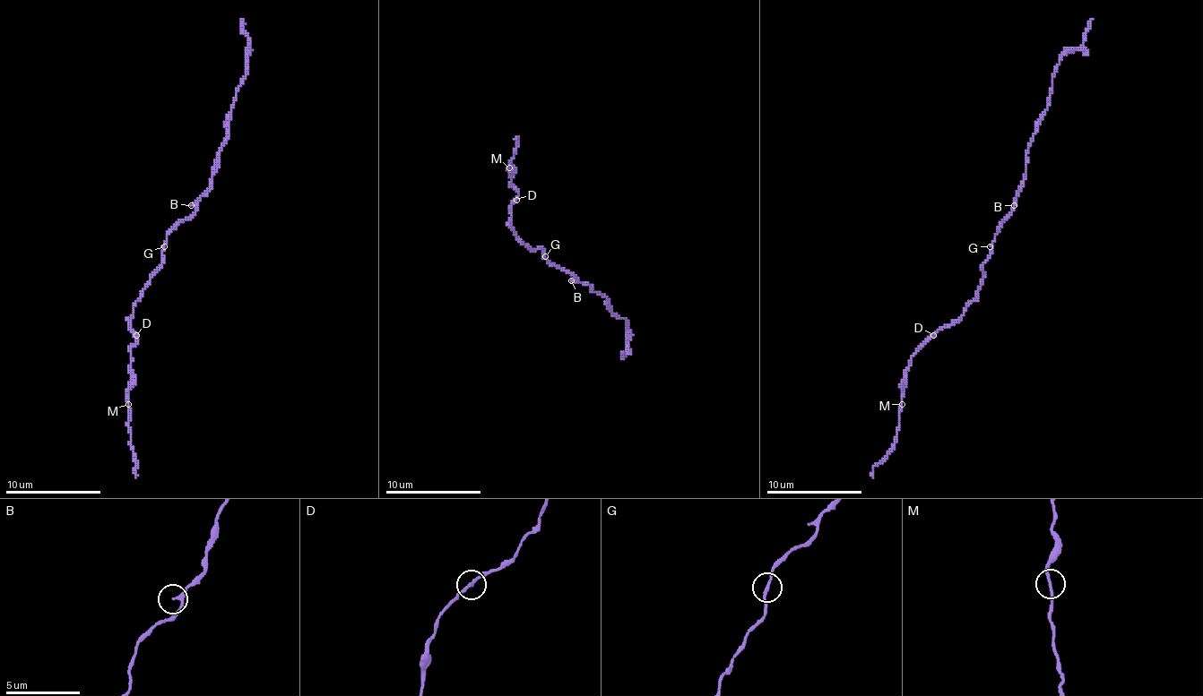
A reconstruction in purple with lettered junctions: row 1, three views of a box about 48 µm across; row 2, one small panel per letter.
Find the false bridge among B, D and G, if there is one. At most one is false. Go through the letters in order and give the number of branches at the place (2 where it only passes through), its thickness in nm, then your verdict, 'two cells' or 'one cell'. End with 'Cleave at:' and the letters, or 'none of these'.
B: 2 | 200 nm | one cell
D: 2 | 200 nm | one cell
G: 2 | 190 nm | one cell
Cleave at: none of these

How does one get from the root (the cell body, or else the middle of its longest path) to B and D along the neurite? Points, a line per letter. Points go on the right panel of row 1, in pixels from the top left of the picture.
B: (992, 246), (997, 229), (1014, 205)
D: (992, 246), (990, 258), (982, 265), (981, 287), (966, 311), (932, 334)

